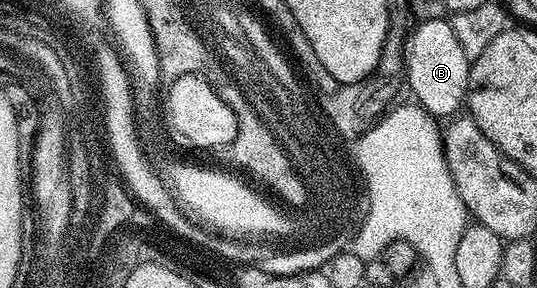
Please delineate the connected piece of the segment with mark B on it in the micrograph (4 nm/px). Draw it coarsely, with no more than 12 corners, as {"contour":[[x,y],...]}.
{"contour":[[451,22],[415,24],[406,87],[429,115],[465,106],[470,60]]}

